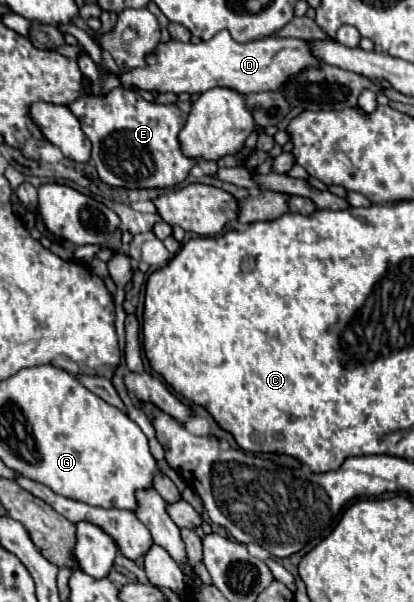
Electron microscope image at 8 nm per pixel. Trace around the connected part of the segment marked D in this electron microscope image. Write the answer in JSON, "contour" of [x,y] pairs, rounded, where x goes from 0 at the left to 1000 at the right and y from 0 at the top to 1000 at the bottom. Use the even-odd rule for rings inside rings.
{"contour":[[[531,50],[517,63],[507,63],[507,66],[493,66],[493,70],[478,70],[478,73],[469,73],[469,70],[430,70],[430,66],[411,66],[411,70],[386,70],[362,90],[353,90],[348,93],[348,113],[324,113],[324,116],[304,116],[304,120],[295,120],[295,116],[285,116],[285,110],[280,110],[280,103],[275,103],[275,96],[271,96],[271,90],[256,83],[256,80],[246,80],[242,73],[237,73],[237,80],[242,80],[242,90],[246,90],[246,103],[237,106],[237,120],[242,120],[242,130],[246,126],[280,126],[285,133],[290,133],[290,143],[295,146],[304,146],[304,150],[348,150],[348,153],[415,153],[415,156],[444,156],[444,153],[454,153],[454,156],[488,156],[488,153],[498,153],[498,150],[507,150],[507,146],[560,146],[560,150],[575,150],[580,156],[604,156],[604,153],[638,153],[638,150],[671,150],[686,136],[696,136],[715,120],[725,120],[725,116],[734,116],[734,113],[744,113],[744,110],[768,110],[773,103],[754,93],[754,86],[749,86],[749,80],[744,80],[744,70],[739,66],[715,66],[715,63],[638,63],[638,66],[623,66],[623,70],[594,70],[594,73],[580,73],[580,70],[570,70],[560,60],[556,60],[556,53],[551,50]]]}

